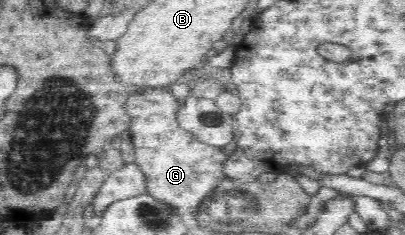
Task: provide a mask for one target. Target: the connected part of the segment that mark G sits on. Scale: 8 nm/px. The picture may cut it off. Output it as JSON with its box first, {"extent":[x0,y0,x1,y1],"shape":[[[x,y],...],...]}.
{"extent":[126,87,229,218],"shape":[[[169,87],[131,90],[129,99],[126,99],[126,109],[129,109],[128,113],[131,117],[129,130],[131,130],[132,144],[135,149],[134,162],[146,175],[146,193],[175,209],[174,213],[180,217],[191,215],[195,218],[201,201],[226,178],[223,163],[229,159],[229,155],[223,151],[223,148],[201,143],[192,133],[185,132],[182,127],[179,127],[176,118],[180,109],[178,100]]]}

